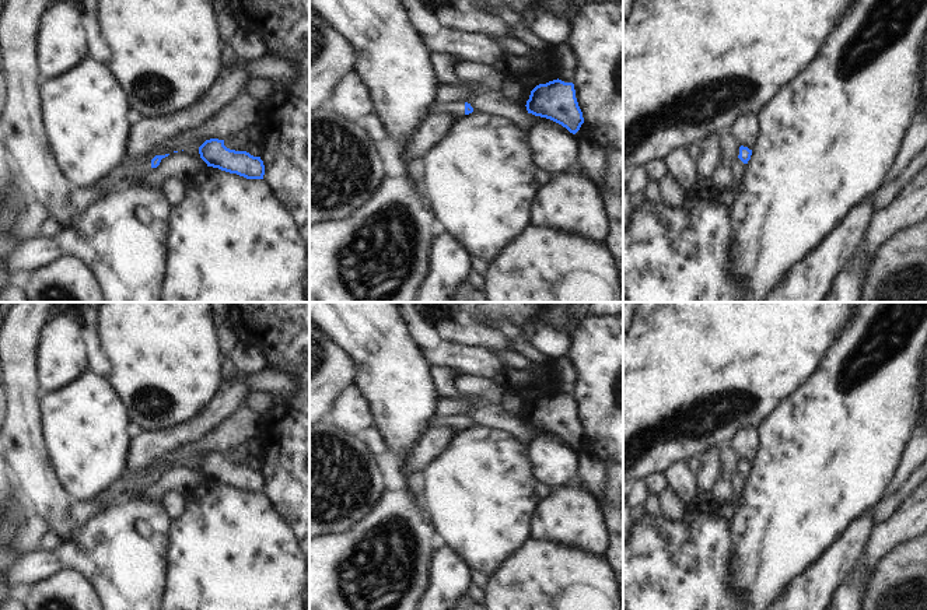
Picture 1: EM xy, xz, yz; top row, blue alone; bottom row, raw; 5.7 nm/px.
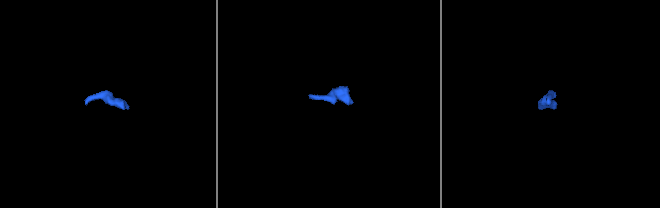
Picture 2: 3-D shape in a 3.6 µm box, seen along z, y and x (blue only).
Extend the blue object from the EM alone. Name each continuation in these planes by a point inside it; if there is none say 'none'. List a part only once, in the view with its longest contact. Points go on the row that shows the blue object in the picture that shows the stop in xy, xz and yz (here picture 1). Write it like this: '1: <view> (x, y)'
1: xz (458, 108)

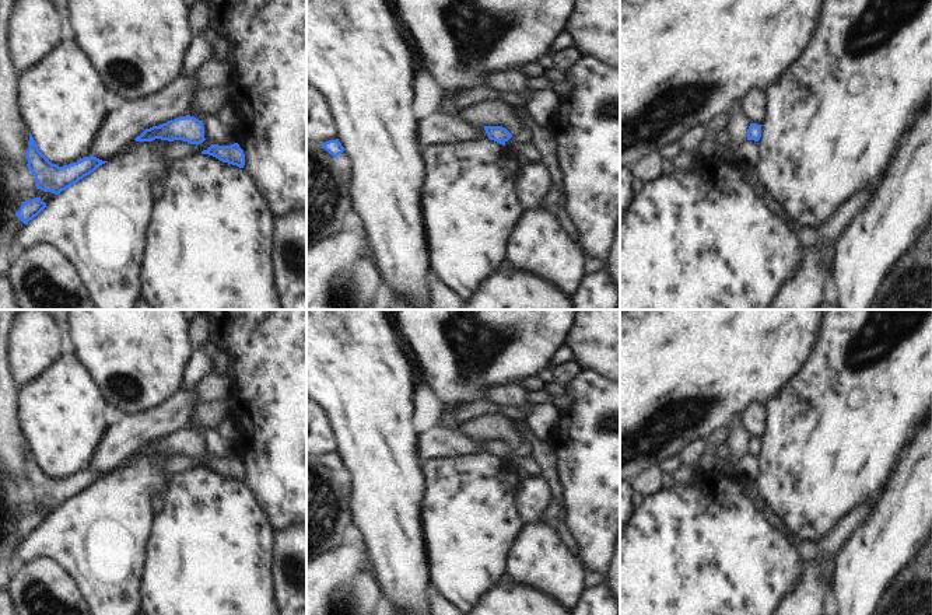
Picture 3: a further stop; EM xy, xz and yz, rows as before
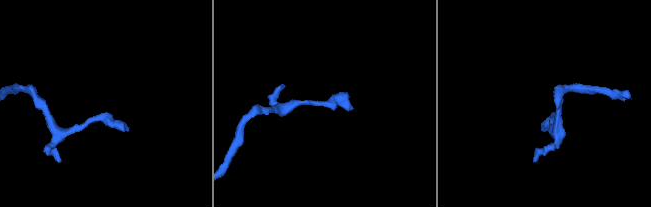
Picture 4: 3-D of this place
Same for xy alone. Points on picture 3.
none

